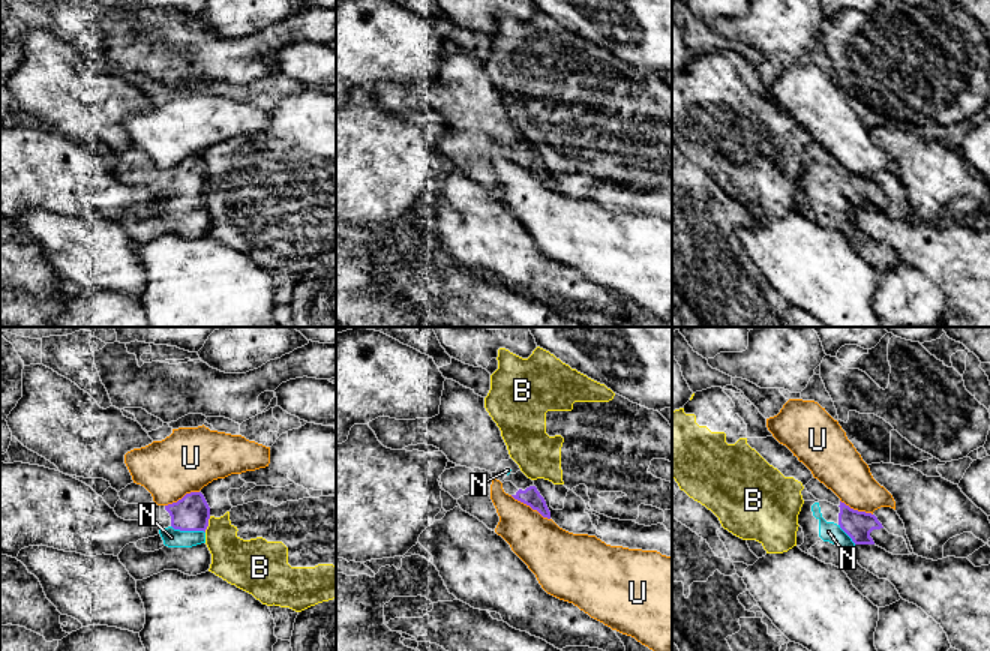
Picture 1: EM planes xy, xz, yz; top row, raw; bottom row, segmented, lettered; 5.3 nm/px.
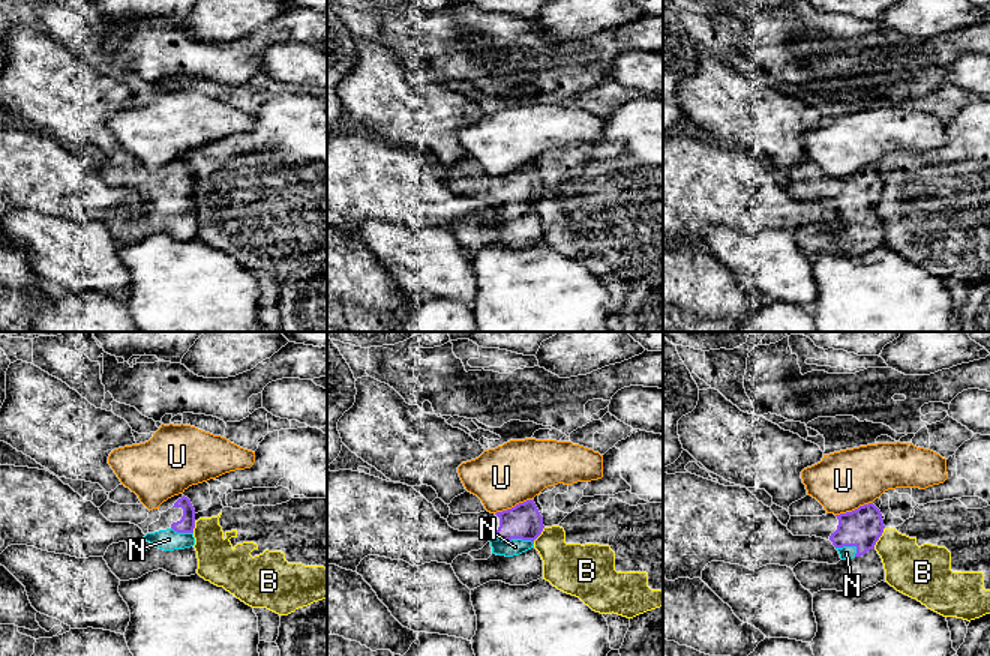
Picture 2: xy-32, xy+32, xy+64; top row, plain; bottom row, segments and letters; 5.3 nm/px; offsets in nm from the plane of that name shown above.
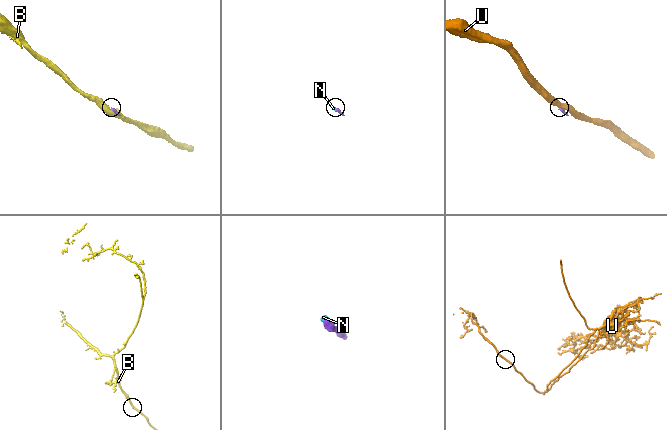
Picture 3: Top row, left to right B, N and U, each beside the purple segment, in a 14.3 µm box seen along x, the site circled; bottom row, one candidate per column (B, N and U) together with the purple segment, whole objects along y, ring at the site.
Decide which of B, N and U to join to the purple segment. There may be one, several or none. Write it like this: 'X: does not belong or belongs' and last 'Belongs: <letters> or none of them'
B: does not belong
N: belongs
U: does not belong
Belongs: N

